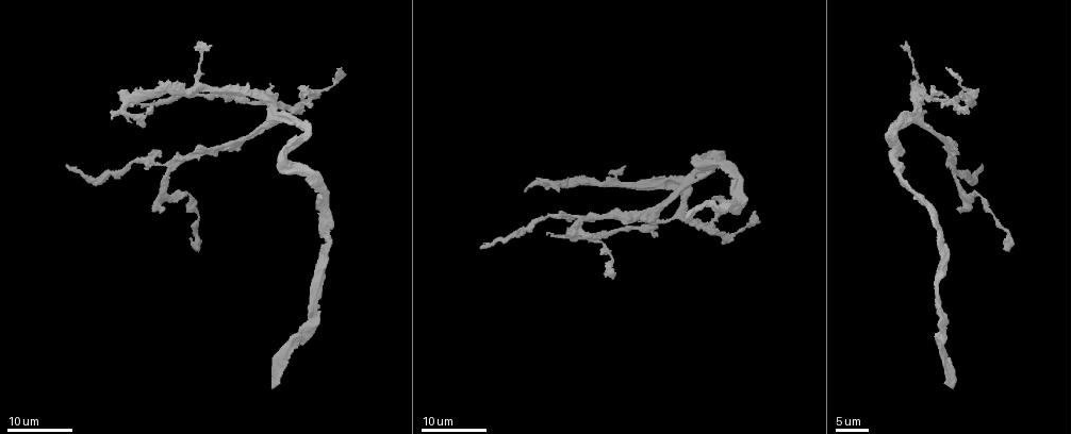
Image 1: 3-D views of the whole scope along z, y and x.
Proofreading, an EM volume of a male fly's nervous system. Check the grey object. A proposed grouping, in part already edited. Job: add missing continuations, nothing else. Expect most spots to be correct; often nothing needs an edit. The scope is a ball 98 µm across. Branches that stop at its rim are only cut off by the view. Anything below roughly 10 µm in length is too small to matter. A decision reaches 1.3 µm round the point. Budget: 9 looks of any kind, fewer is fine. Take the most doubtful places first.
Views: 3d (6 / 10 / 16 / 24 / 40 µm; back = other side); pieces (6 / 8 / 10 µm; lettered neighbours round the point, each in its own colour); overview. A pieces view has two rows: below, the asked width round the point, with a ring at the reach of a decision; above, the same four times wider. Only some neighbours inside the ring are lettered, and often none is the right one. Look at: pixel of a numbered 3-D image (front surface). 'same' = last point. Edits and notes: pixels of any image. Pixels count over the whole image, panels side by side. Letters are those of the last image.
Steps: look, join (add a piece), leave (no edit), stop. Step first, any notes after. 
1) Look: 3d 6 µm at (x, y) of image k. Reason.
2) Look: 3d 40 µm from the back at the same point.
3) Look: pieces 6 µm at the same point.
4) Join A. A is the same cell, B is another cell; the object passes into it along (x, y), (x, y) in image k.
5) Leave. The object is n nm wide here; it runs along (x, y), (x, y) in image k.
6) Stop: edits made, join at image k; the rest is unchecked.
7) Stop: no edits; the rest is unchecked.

Look: 3d 16 µm at (300, 88) of image 1. Branch stops here.

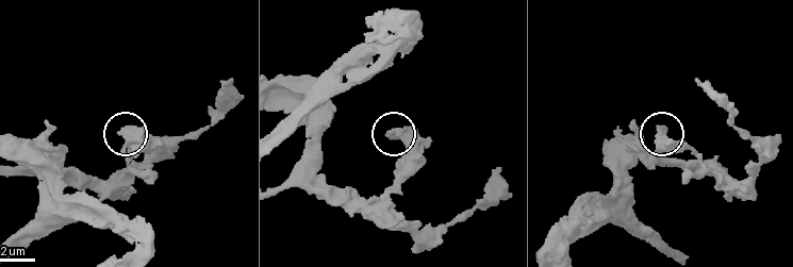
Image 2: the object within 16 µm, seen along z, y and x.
Look: pieces 6 µm at (119, 133) of image 2.

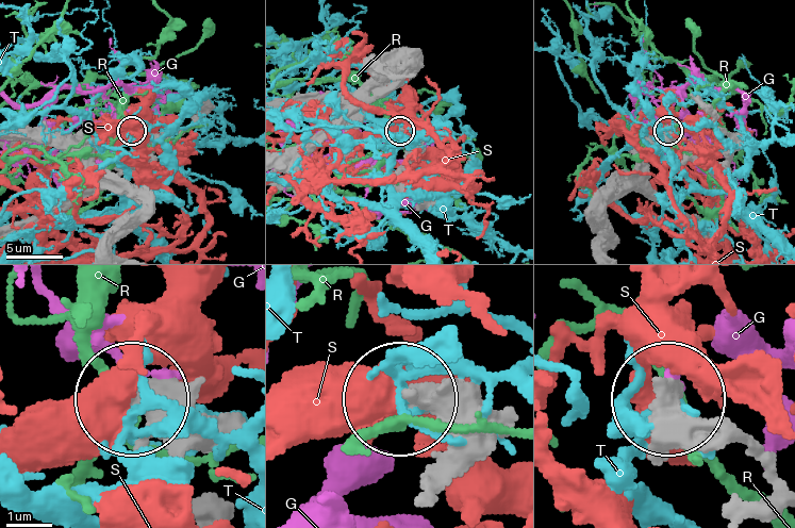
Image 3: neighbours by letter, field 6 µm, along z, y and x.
Leave. The object is 420 nm wide here; G, R, S and T are other cells; it runs along (441, 491), (448, 433), (399, 399) in image 3; no lettered piece goes on from it.

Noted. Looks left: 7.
Look: 3d 16 µm at (755, 210) of image 1. Branch stops here.

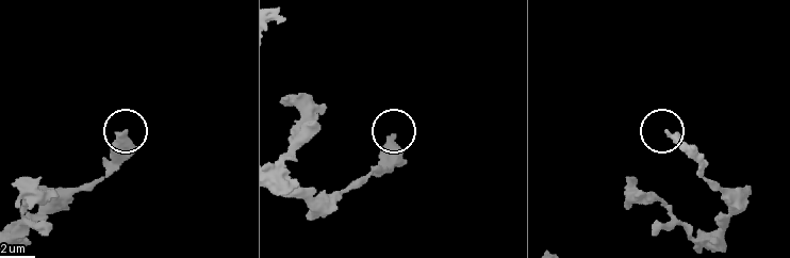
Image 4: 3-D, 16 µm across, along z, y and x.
Look: pieces 10 µm at (395, 138) of image 4.

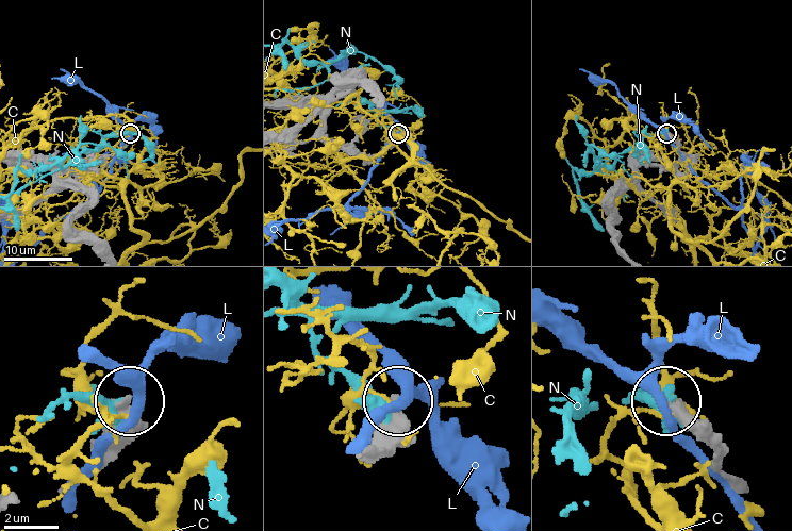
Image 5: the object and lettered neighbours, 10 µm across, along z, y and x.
Leave. C, L and N are other cells; none of them fits.

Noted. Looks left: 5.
Look: 3d 16 µm at (549, 233) of image 1. Long arm stops here.

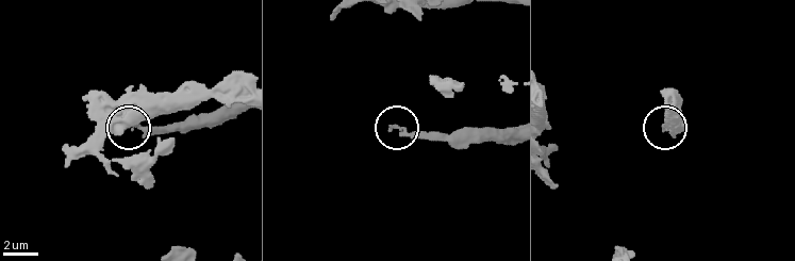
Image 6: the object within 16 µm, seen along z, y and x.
Look: pieces 8 µm at (394, 128) of image 6. See the neighbours.

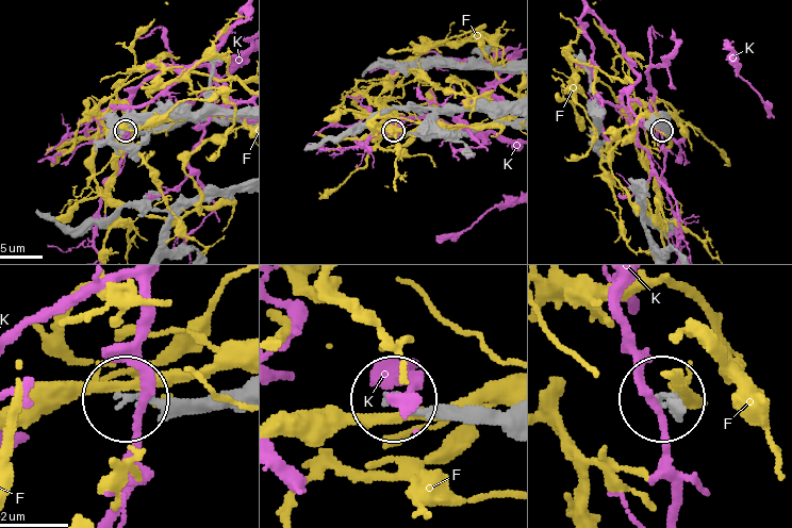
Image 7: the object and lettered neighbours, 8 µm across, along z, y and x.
Leave. The object is 180 nm wide here; F and K are other cells; no lettered piece goes on from it.

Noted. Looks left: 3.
Look: 3d 16 µm at (625, 165) of image 1. Free end.

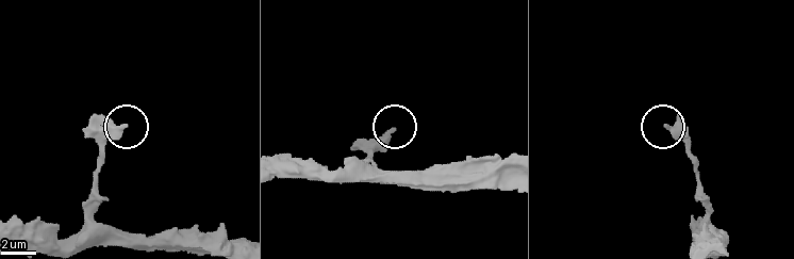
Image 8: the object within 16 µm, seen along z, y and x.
Look: pieces 6 µm at (392, 131) of image 8.

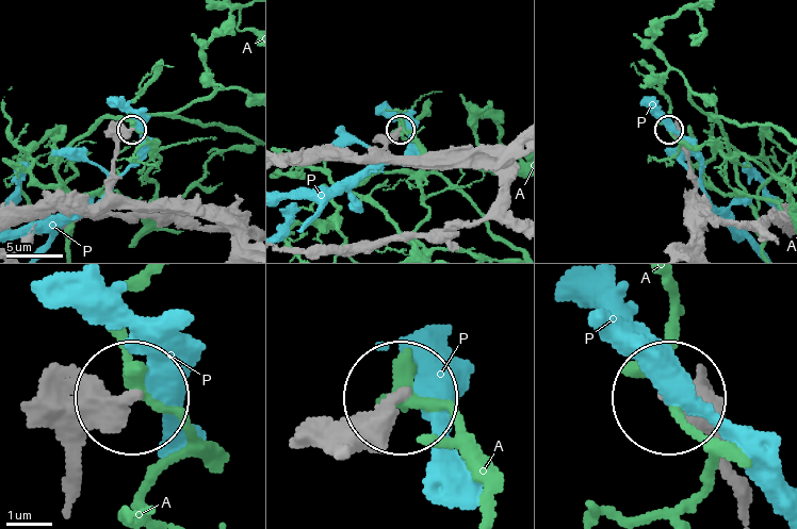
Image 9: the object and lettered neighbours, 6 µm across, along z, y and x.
Leave. A and P are other cells; none of them fits.

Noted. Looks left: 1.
Stop: no edits; the rest is unchecked.

